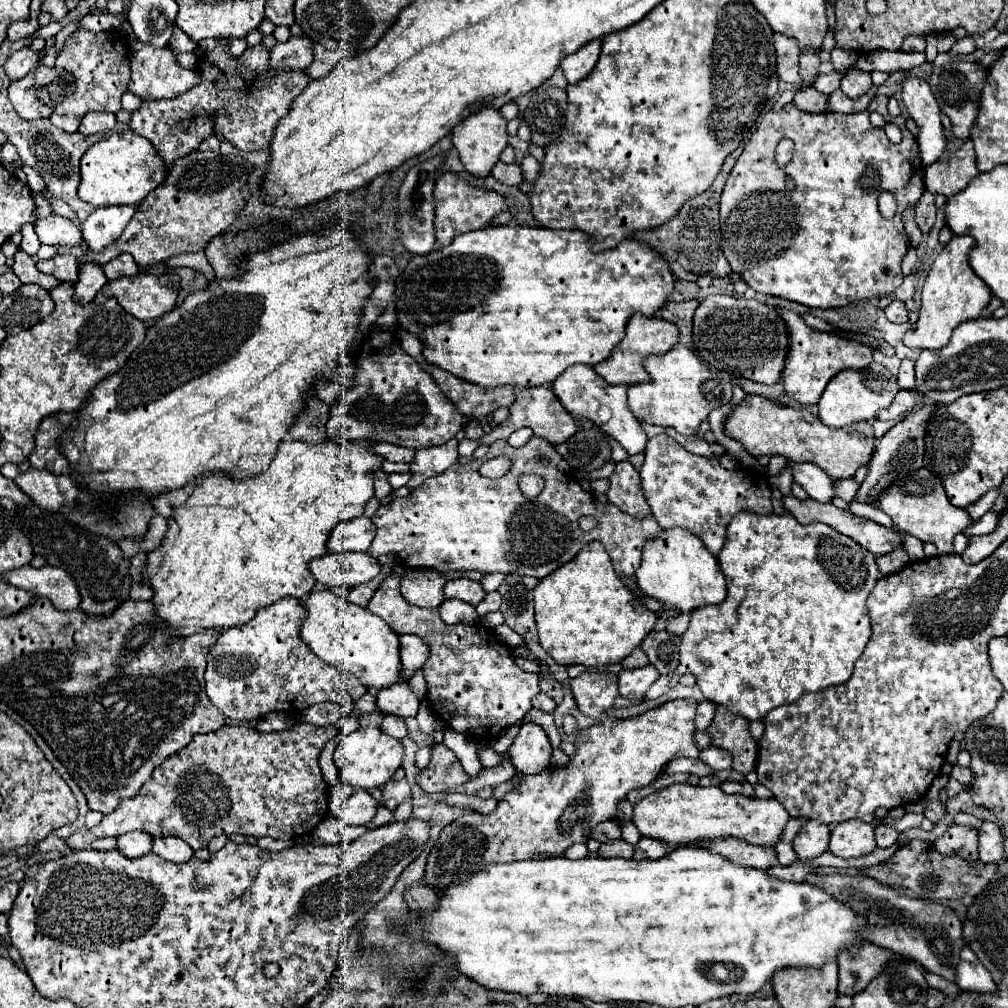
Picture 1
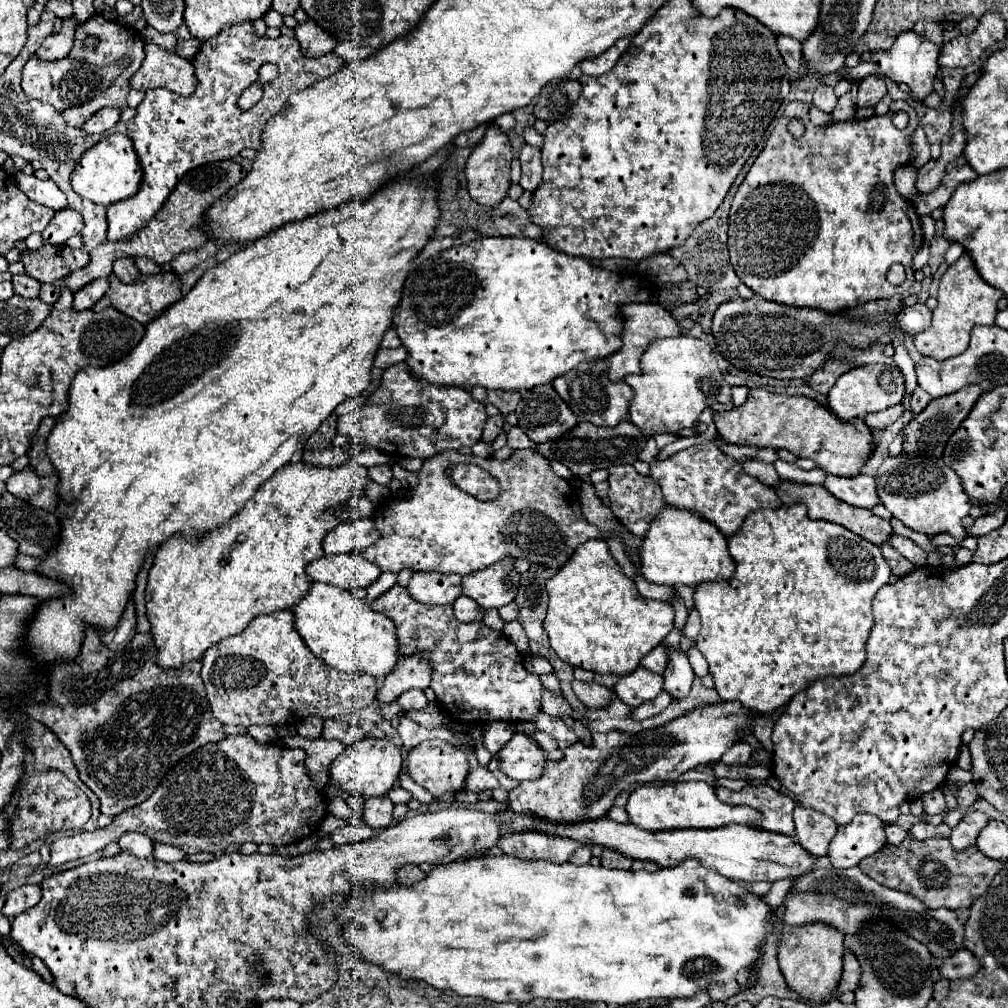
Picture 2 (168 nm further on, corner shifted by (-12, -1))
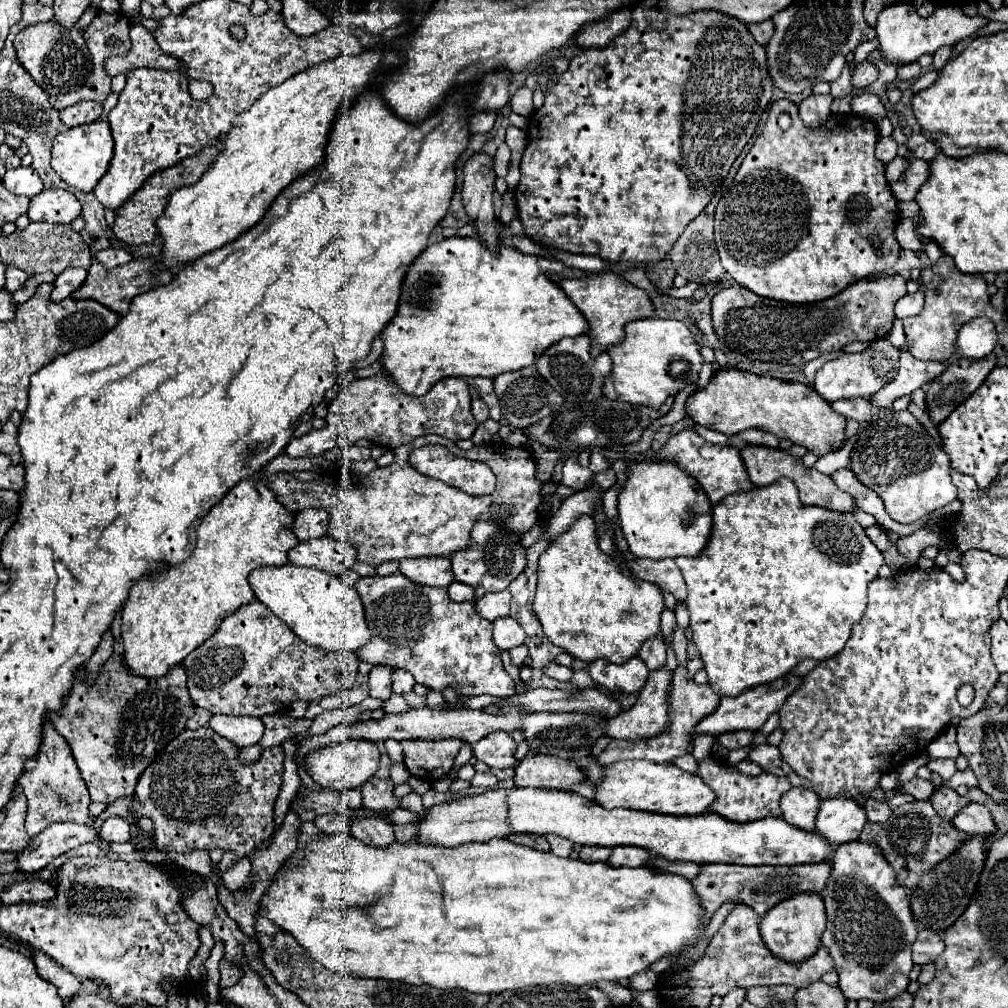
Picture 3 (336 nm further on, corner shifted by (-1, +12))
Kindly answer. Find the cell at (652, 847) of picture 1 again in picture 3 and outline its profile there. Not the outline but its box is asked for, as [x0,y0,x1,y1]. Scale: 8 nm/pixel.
[608,847,650,867]

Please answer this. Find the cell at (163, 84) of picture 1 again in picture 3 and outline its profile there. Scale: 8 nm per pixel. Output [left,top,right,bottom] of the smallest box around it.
[104,23,184,75]

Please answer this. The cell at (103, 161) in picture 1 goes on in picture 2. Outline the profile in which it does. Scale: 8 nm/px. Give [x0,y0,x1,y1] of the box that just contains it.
[71,132,141,206]

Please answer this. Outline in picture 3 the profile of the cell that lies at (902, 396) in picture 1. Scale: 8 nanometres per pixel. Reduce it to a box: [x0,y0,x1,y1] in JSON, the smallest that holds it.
[832,399,874,423]

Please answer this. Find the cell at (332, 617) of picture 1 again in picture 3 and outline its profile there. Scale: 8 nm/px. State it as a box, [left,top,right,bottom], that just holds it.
[248,563,370,651]

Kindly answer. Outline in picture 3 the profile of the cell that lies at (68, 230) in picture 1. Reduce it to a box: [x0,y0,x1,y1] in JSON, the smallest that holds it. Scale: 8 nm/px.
[30,189,80,223]

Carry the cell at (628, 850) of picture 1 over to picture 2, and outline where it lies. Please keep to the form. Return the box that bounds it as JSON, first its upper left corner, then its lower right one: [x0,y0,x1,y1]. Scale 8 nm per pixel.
[601,850,631,870]

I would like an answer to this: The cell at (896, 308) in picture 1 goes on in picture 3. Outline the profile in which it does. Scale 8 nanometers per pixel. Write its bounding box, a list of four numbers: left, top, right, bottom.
[896,293,924,319]

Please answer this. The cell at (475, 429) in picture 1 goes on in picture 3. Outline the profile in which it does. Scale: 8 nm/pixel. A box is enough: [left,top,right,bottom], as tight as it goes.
[472,399,488,423]

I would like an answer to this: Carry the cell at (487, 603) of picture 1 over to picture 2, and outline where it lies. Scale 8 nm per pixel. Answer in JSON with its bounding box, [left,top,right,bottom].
[499,602,519,622]

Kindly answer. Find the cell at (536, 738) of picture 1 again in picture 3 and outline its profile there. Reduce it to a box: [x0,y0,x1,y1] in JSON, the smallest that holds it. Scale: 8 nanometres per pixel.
[474,731,518,769]

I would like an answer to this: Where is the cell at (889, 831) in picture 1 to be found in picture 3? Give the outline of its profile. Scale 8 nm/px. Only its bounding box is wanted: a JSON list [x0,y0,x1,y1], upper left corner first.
[864,799,892,823]

